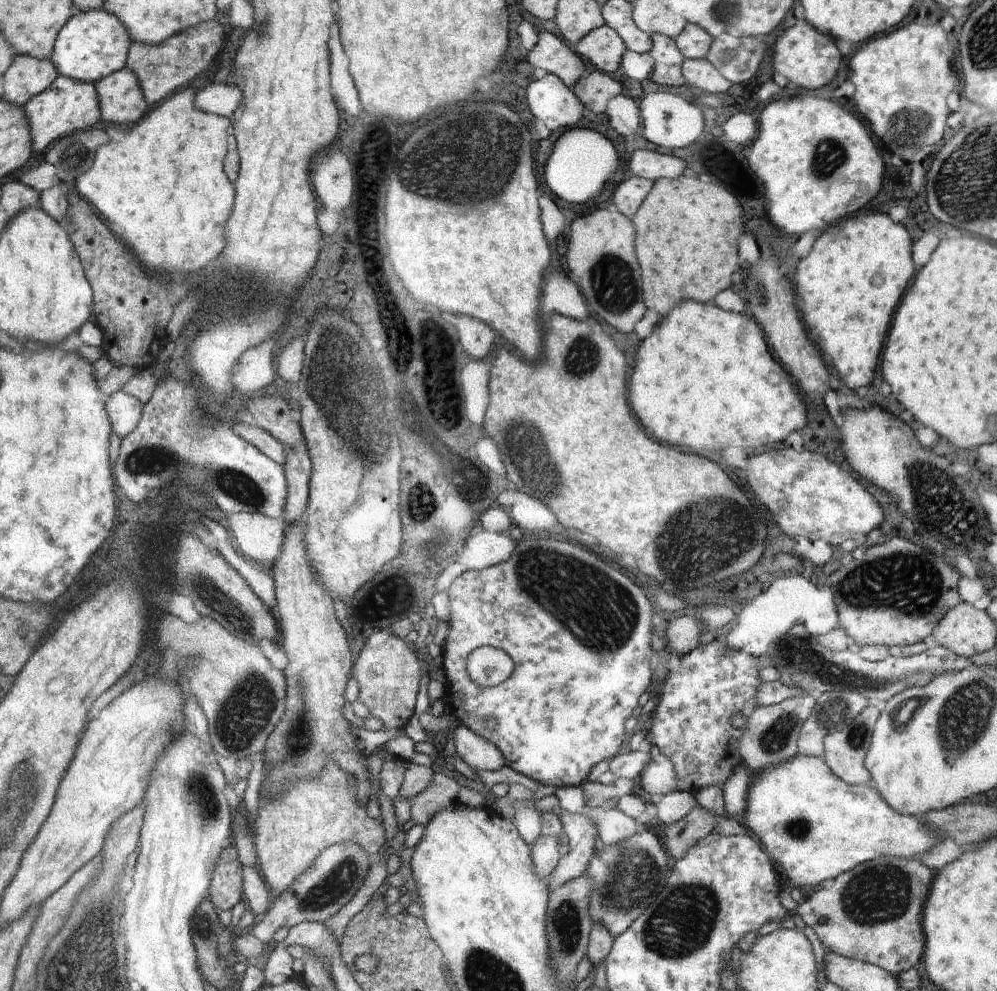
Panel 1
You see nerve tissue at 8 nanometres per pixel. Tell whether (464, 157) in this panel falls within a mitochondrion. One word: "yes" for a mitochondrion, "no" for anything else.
yes

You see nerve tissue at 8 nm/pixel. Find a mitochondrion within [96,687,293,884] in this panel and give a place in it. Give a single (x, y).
(200, 788)

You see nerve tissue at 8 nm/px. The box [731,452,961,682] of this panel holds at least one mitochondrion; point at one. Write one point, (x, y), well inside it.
(904, 584)

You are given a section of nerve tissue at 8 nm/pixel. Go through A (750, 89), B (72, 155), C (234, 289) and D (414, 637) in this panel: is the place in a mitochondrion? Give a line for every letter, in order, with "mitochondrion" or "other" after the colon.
A: other
B: mitochondrion
C: mitochondrion
D: other

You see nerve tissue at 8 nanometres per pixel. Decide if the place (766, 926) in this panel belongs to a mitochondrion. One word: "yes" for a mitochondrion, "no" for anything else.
no

